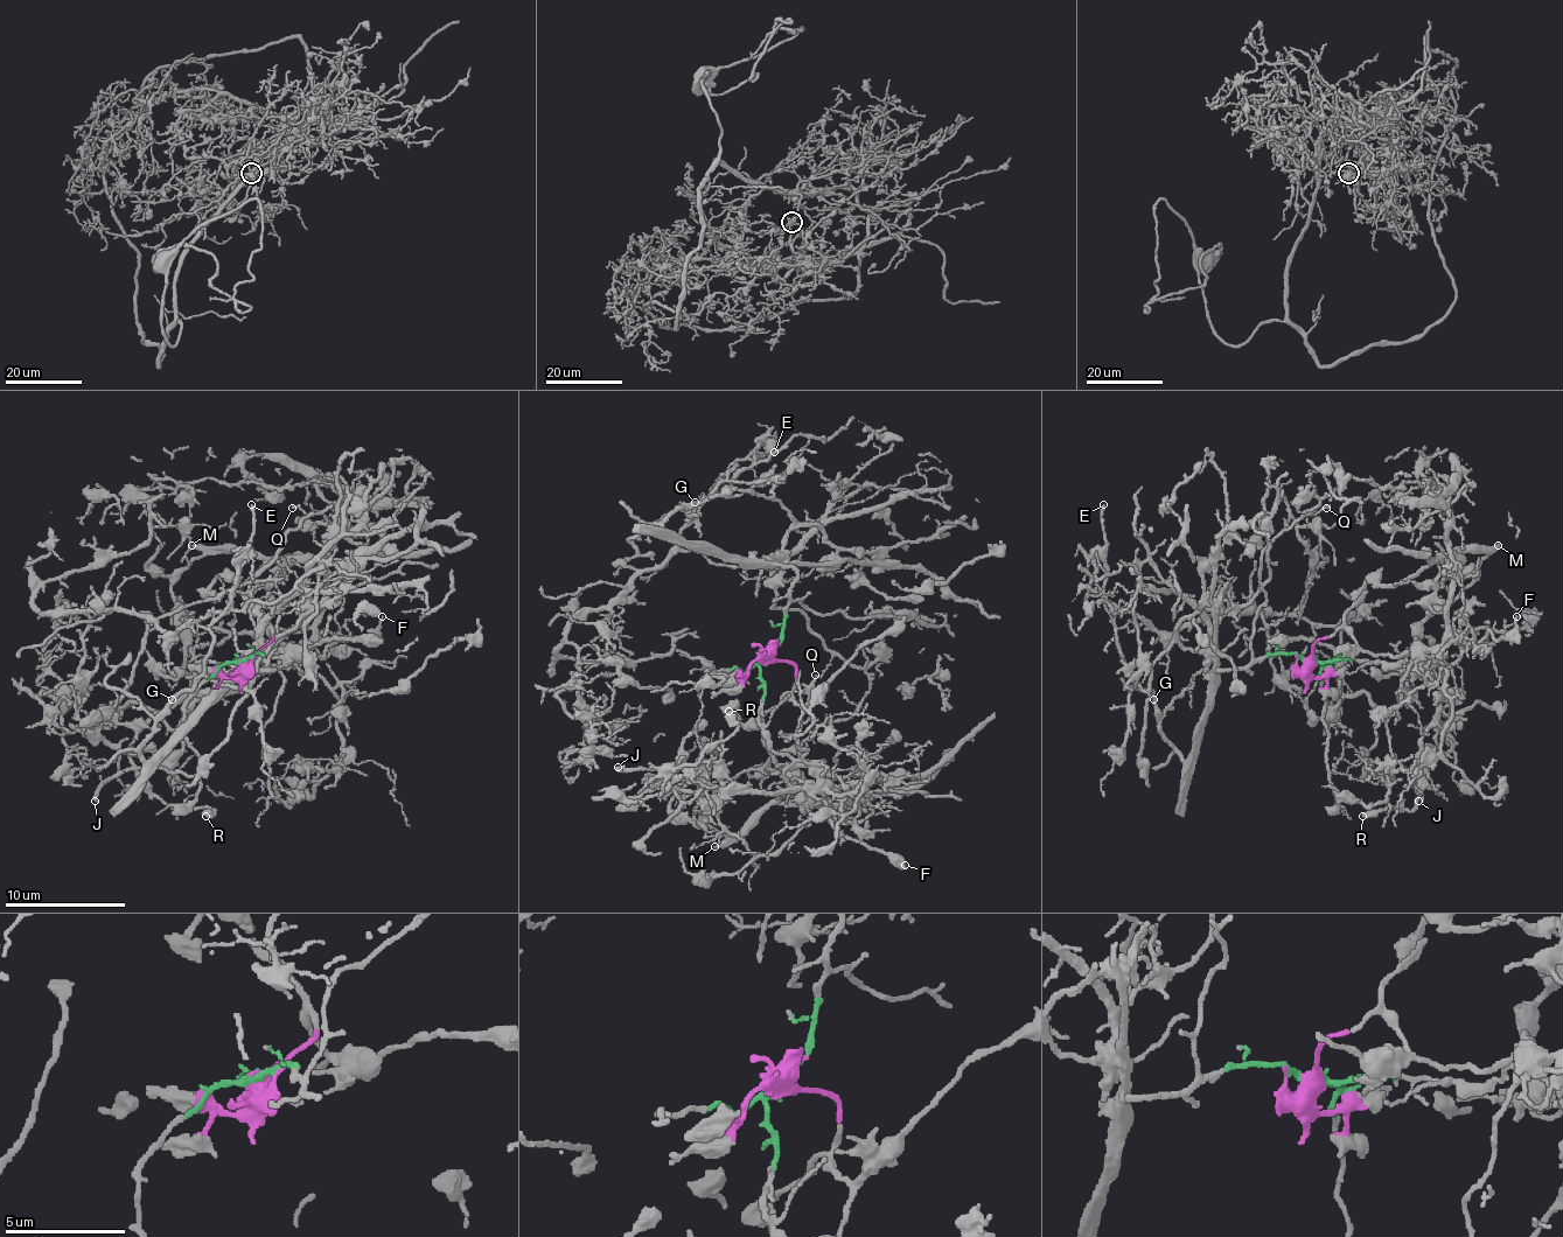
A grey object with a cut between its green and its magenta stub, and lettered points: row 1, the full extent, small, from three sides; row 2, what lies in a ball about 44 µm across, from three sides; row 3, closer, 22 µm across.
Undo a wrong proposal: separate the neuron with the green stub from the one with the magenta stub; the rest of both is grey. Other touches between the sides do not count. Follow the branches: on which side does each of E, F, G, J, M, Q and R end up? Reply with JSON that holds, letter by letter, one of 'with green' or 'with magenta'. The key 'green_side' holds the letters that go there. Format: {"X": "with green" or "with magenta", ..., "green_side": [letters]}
{"E": "with green", "F": "with magenta", "G": "with green", "J": "with magenta", "M": "with magenta", "Q": "with green", "R": "with magenta", "green_side": ["E", "G", "Q"]}

